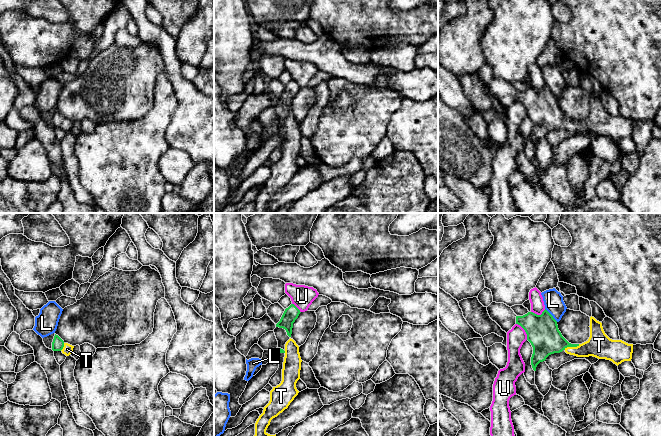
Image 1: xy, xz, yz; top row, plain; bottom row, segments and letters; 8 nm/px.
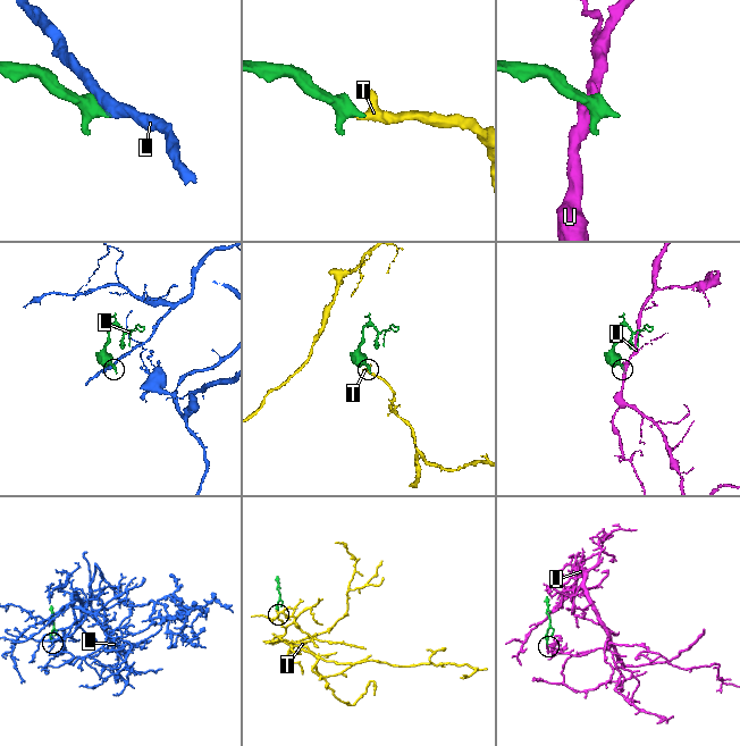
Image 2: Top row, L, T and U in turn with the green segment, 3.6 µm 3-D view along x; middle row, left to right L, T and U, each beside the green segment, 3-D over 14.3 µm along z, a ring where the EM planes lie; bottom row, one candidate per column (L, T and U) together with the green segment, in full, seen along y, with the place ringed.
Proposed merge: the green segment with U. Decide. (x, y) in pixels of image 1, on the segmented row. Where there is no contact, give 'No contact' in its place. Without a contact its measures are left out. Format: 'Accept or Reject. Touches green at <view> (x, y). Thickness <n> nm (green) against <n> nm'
Reject. Touches green at yz (525, 331). Thickness 260 nm (green) against 150 nm

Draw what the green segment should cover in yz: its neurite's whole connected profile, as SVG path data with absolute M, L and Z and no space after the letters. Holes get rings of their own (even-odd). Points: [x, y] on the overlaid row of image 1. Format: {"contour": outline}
{"contour": "M545 309L541 315L528 312L516 316L516 324L527 334L527 340L533 347L531 365L534 371L540 362L554 353L563 350L577 357L593 356L612 361L617 366L624 361L631 361L633 344L622 340L612 340L604 332L602 323L590 317L590 337L582 344L571 344L561 334L557 321Z"}

